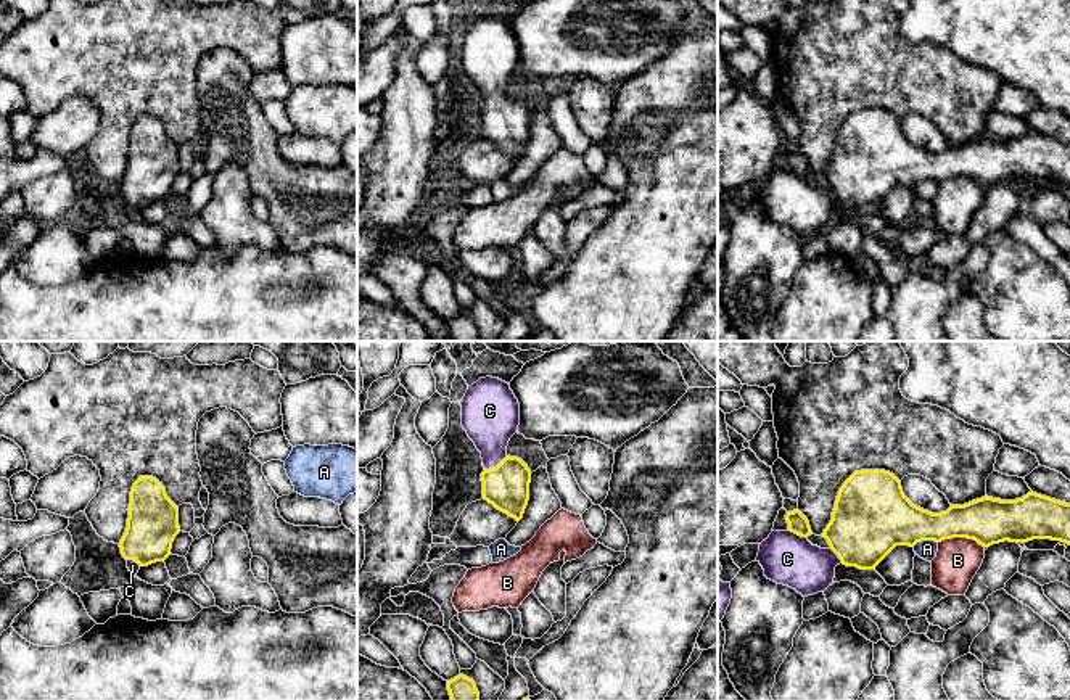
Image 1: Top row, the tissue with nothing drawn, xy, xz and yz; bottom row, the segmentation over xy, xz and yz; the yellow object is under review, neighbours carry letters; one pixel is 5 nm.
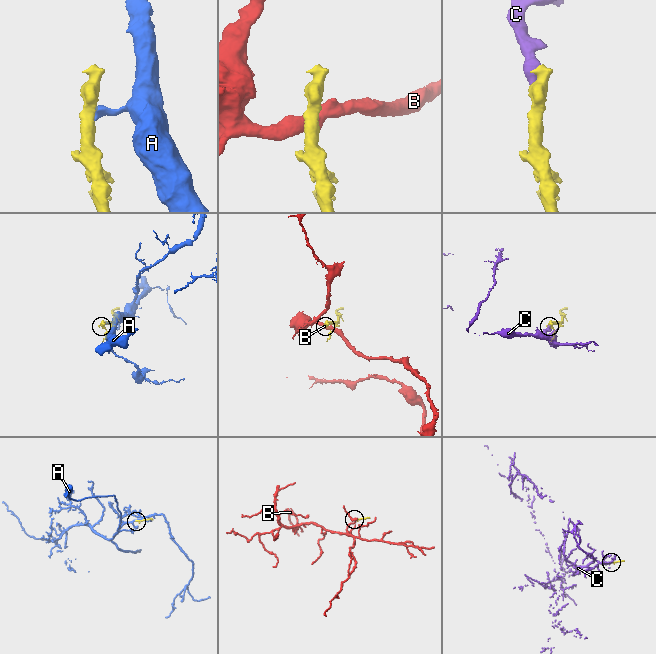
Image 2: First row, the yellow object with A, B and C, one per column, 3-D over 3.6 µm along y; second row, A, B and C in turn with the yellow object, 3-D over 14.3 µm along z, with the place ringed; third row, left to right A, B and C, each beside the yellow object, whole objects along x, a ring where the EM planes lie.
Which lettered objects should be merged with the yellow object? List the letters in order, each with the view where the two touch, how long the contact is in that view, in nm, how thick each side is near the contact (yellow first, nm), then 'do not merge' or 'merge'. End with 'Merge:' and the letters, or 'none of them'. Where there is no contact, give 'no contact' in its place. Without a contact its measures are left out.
A: meets yellow in yz; contact 130 nm long; 320 nm thick on the yellow side, 100 nm on the other; do not merge
B: meets yellow in yz; contact 240 nm long; 240 nm thick on the yellow side, 220 nm on the other; do not merge
C: meets yellow in xz; contact 140 nm long; 220 nm thick on the yellow side, 280 nm on the other; merge
Merge: C

